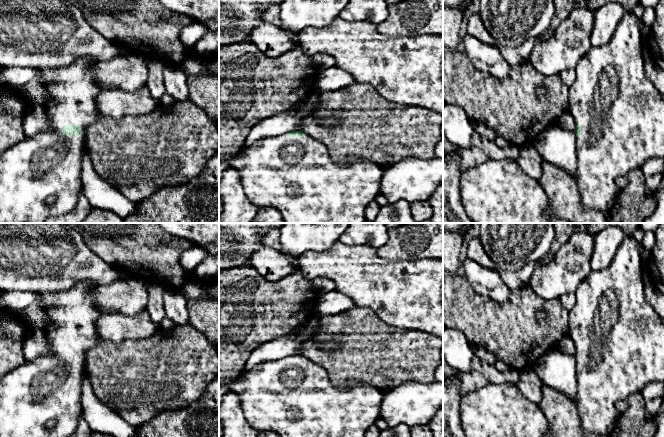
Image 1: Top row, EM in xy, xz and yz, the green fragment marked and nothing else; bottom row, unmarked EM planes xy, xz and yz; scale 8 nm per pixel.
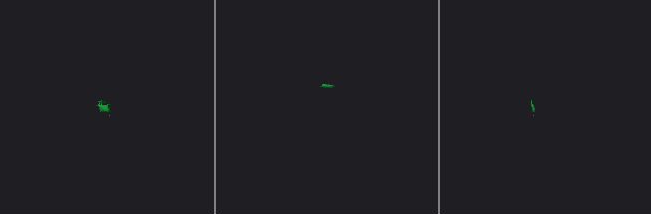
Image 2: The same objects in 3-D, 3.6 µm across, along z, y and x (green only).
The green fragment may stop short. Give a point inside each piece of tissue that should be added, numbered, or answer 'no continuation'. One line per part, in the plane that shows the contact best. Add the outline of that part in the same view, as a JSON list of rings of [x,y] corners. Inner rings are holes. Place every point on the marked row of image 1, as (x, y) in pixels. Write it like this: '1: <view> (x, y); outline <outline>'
1: xy (40, 177); outline [[[82,59],[65,67],[44,69],[40,71],[42,84],[46,90],[47,103],[43,106],[46,112],[49,114],[49,119],[53,122],[54,126],[61,130],[60,133],[46,132],[40,133],[32,138],[24,137],[23,140],[10,147],[4,153],[0,155],[0,223],[44,223],[47,218],[56,215],[64,215],[74,209],[77,204],[78,195],[82,189],[81,182],[81,161],[83,157],[83,151],[86,149],[85,129],[92,123],[94,123],[98,116],[98,110],[96,100],[102,89],[95,78],[93,78],[89,71],[96,64],[93,60]],[[64,125],[77,125],[81,127],[81,134],[79,136],[64,135],[62,133],[62,127]]]

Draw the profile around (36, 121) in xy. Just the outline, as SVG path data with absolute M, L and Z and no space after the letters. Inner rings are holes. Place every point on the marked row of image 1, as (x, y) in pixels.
M31 104L23 121L24 136L32 138L40 133L60 133L61 130L54 126L49 119L49 114L43 106Z

